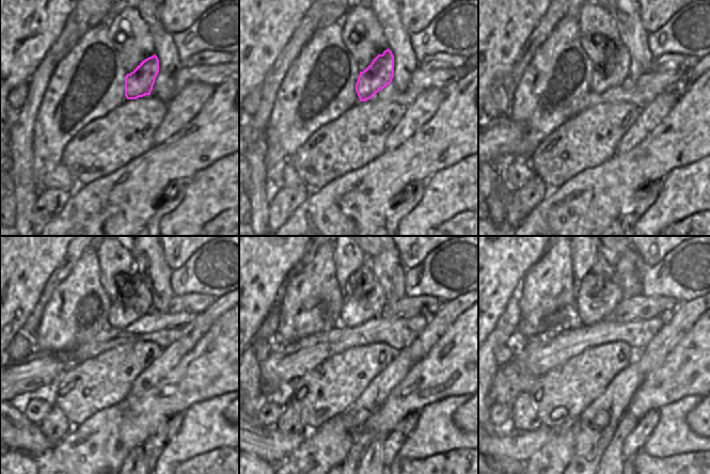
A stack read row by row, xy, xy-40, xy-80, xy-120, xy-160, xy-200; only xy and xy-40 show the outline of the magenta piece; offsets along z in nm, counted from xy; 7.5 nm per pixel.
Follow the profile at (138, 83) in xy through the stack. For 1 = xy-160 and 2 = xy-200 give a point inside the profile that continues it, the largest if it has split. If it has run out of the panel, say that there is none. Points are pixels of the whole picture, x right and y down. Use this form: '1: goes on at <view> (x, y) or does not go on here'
1: goes on at xy-160 (363, 297)
2: goes on at xy-200 (598, 294)

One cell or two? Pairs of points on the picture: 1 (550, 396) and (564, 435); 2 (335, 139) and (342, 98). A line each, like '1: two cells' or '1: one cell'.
1: two cells
2: two cells

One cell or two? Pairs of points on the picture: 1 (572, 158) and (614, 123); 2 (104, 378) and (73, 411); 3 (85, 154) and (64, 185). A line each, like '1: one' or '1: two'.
1: one
2: one
3: two

